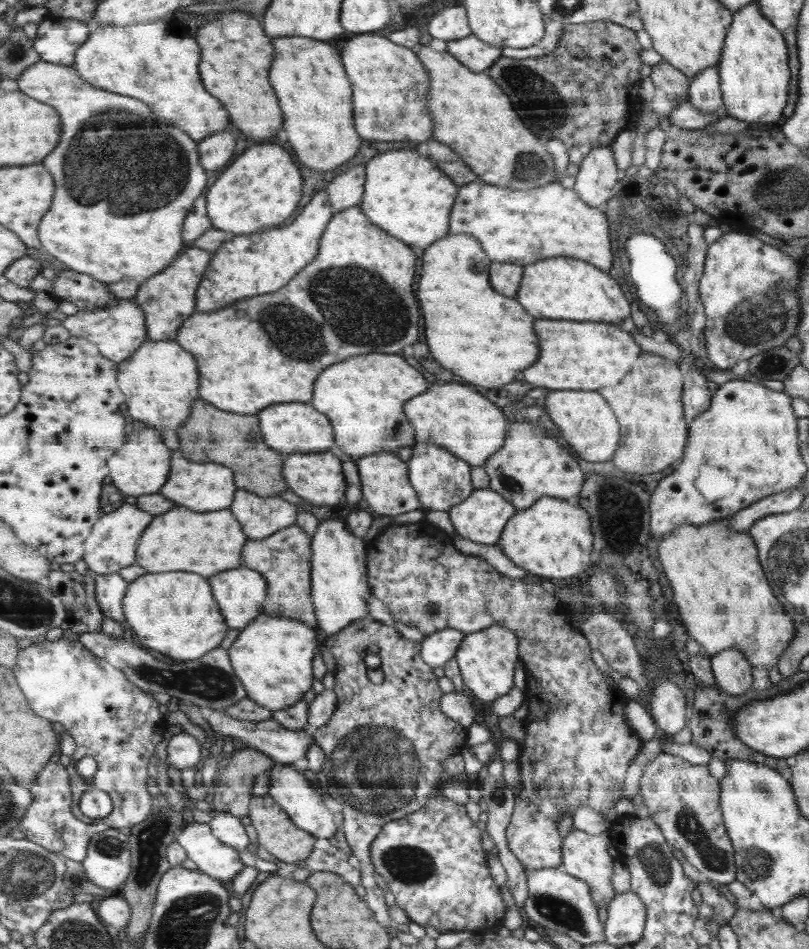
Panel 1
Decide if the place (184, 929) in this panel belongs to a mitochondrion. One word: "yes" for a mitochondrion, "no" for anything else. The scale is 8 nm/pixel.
yes

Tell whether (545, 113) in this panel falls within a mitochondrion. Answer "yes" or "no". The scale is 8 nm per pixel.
yes

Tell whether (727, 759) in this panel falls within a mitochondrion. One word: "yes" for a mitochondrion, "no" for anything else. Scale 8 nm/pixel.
no

